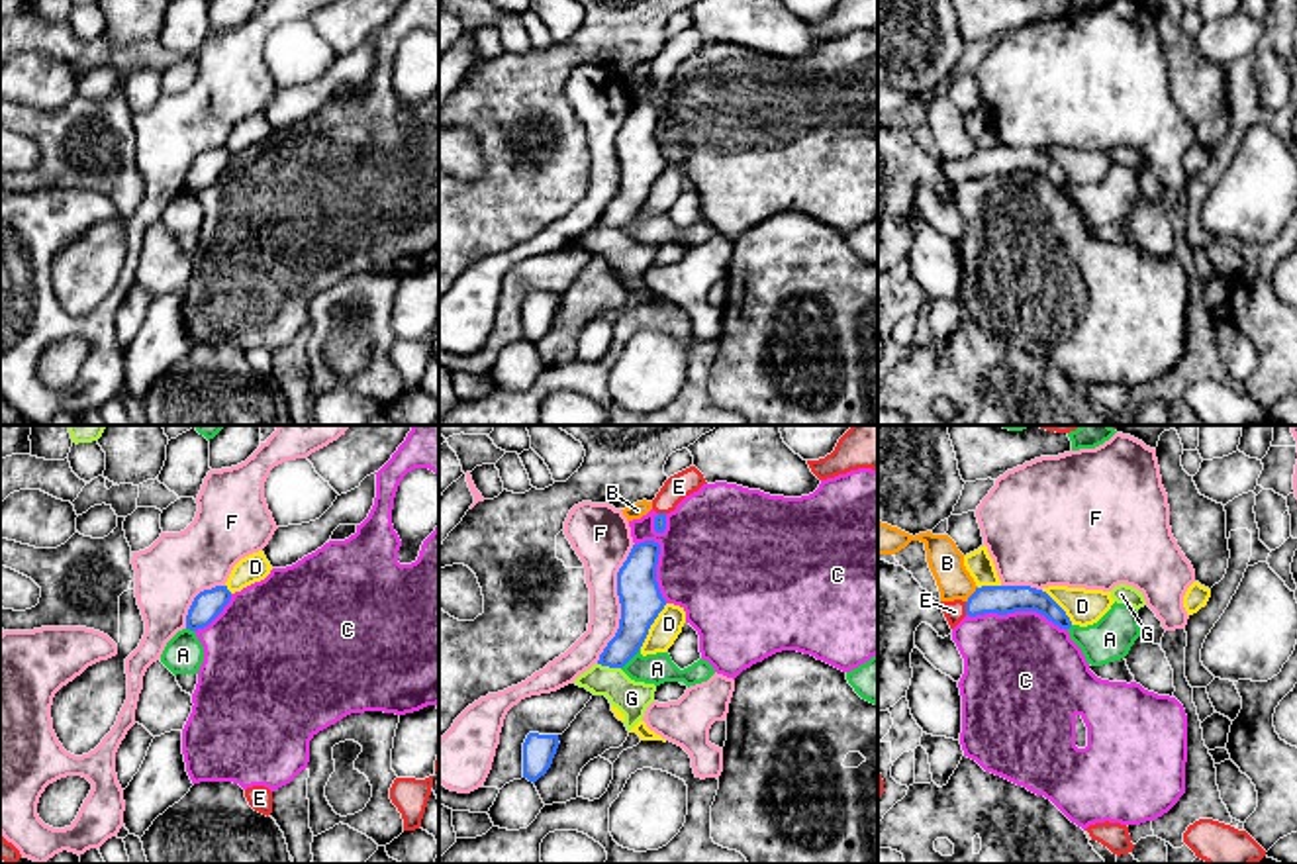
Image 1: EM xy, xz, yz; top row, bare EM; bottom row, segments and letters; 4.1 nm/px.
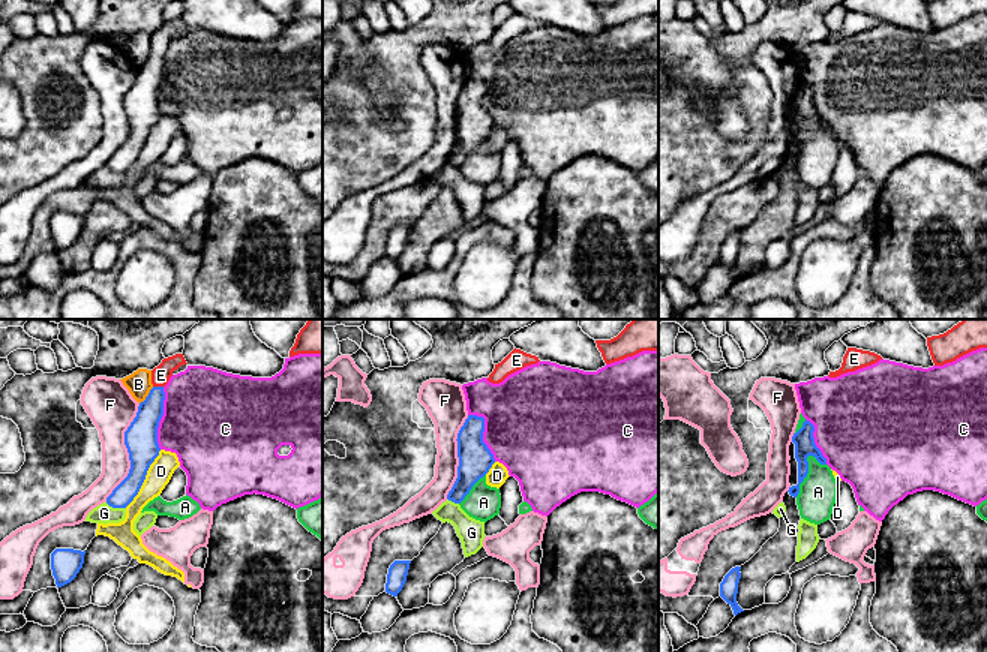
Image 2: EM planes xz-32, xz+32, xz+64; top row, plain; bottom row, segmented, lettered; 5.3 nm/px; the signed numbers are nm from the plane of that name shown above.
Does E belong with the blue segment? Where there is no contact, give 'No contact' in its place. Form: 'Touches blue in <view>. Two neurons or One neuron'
Touches blue in yz. One neuron

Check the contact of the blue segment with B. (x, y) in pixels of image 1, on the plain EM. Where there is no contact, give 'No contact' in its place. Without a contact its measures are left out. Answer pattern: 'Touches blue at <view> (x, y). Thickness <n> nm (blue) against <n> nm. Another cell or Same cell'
Touches blue at yz (972, 155). Thickness 120 nm (blue) against 140 nm. Another cell

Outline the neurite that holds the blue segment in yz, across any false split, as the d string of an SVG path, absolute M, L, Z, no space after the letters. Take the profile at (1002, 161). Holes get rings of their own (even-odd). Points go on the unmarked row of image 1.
M982 147L966 161L940 163L942 174L954 190L966 176L1015 172L1036 172L1060 190L1070 190L1072 182L1066 172L1042 151L1031 147Z

